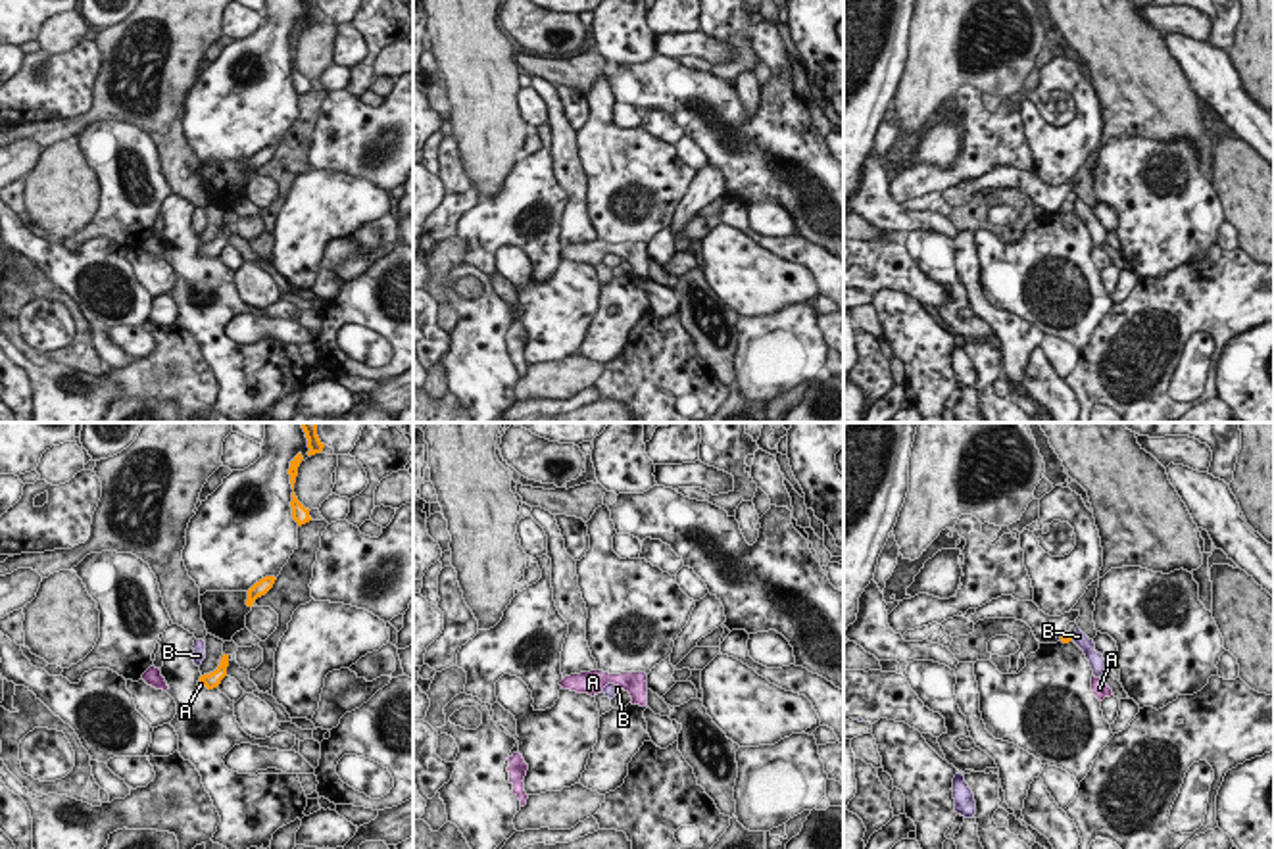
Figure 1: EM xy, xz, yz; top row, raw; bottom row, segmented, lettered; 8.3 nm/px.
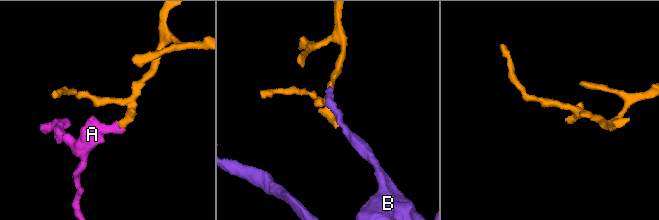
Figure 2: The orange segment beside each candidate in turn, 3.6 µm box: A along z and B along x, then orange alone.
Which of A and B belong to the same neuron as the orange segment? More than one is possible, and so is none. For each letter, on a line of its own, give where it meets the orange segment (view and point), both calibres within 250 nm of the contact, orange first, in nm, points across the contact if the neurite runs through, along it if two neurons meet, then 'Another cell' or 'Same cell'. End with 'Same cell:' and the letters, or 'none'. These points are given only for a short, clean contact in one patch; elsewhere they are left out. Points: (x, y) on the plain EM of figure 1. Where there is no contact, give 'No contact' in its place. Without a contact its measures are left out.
A: Touches orange at xy (202, 252). Thickness 130 nm (orange) against 50 nm. Path across: xy (214, 248), (202, 252), (200, 254). Same cell
B: Touches orange at yz (1071, 208). Thickness 90 nm (orange) against 120 nm. Boundary: yz (1071, 204), (1073, 210). Another cell
Same cell: A.

